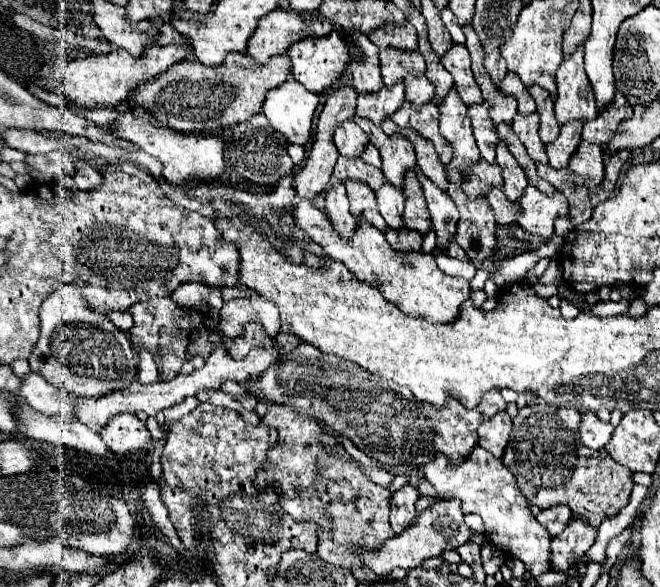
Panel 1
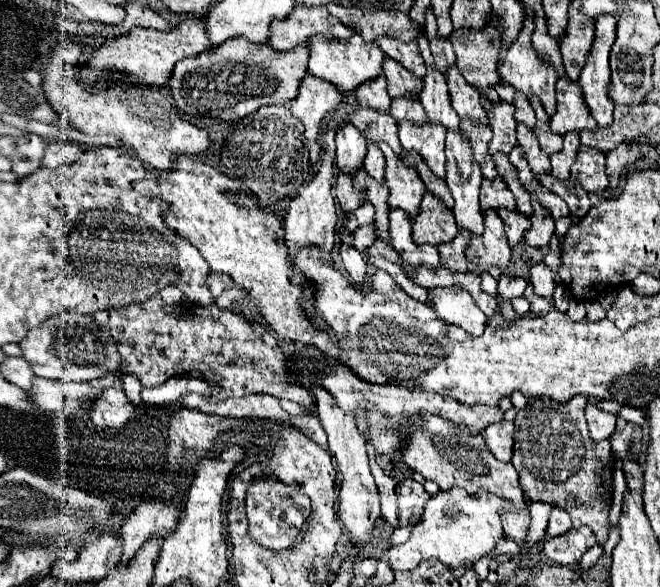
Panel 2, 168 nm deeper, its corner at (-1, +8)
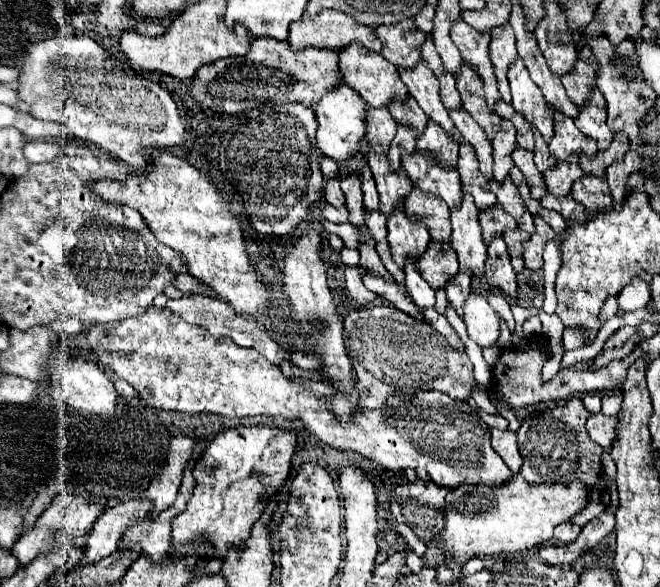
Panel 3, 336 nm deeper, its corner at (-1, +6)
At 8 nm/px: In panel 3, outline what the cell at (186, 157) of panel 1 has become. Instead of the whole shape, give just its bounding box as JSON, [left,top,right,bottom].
[18,35,184,169]

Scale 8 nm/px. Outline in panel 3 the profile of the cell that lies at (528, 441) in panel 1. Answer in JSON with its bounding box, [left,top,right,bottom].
[516,399,604,487]

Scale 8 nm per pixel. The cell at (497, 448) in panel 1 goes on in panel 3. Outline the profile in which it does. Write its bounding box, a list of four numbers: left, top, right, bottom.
[492,429,522,473]

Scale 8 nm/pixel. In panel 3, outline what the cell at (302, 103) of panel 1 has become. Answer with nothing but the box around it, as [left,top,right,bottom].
[316,83,368,163]

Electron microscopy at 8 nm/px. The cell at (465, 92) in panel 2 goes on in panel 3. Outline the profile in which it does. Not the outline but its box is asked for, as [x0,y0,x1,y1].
[450,111,492,181]

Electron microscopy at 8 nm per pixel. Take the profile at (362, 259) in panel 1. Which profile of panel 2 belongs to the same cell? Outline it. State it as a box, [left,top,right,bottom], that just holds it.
[426,287,486,335]

